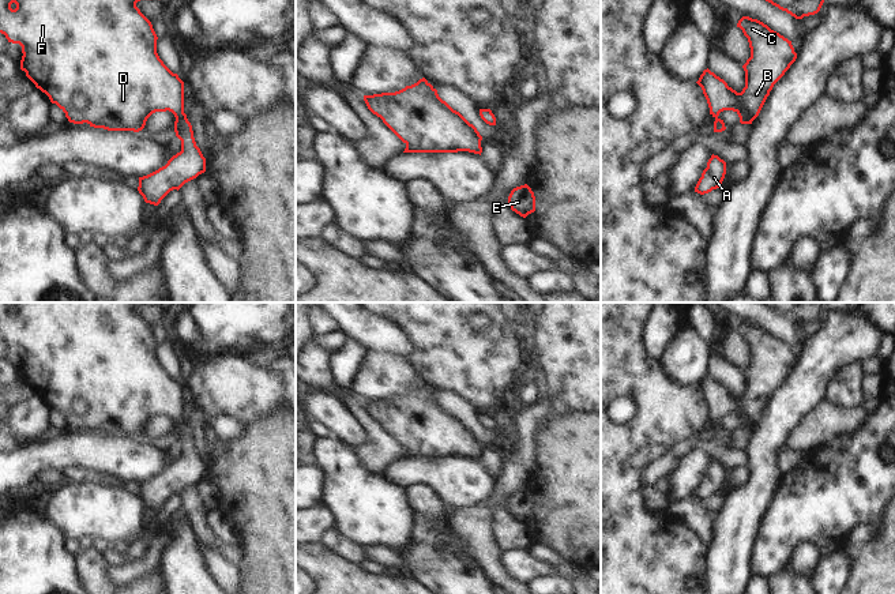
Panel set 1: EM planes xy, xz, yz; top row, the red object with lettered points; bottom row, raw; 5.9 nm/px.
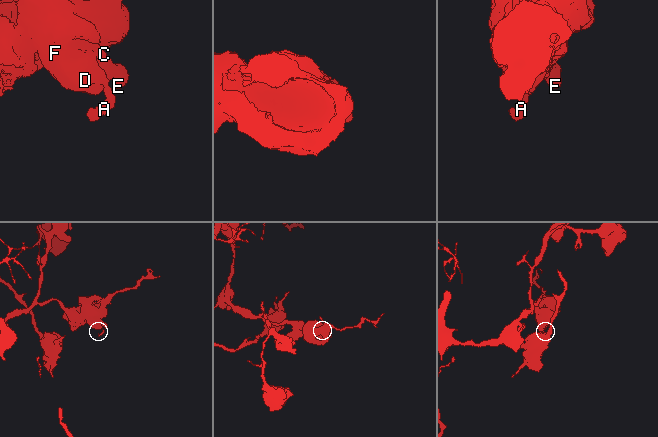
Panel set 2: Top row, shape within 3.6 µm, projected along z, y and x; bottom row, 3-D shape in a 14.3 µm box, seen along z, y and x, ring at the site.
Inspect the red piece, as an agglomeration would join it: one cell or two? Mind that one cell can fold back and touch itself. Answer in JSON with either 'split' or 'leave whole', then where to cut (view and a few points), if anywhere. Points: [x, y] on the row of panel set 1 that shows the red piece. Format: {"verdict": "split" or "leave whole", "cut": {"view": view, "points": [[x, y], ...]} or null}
{"verdict": "leave whole", "cut": null}

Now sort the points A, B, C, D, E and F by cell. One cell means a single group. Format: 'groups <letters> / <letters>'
groups A B C D E F

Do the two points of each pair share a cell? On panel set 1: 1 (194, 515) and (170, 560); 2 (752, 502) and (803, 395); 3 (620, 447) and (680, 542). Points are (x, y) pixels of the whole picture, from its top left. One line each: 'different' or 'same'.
1: different
2: same
3: same

